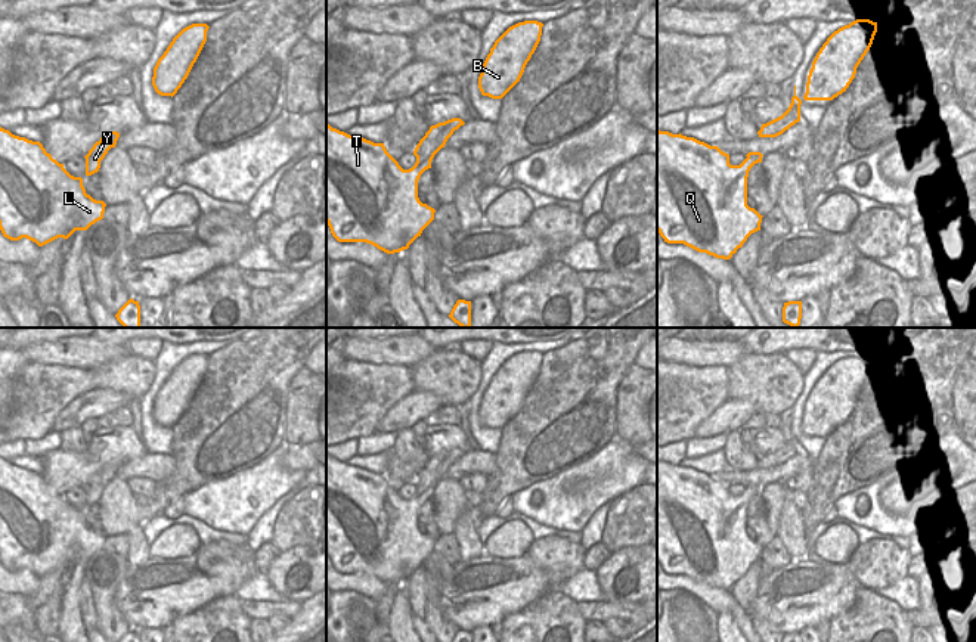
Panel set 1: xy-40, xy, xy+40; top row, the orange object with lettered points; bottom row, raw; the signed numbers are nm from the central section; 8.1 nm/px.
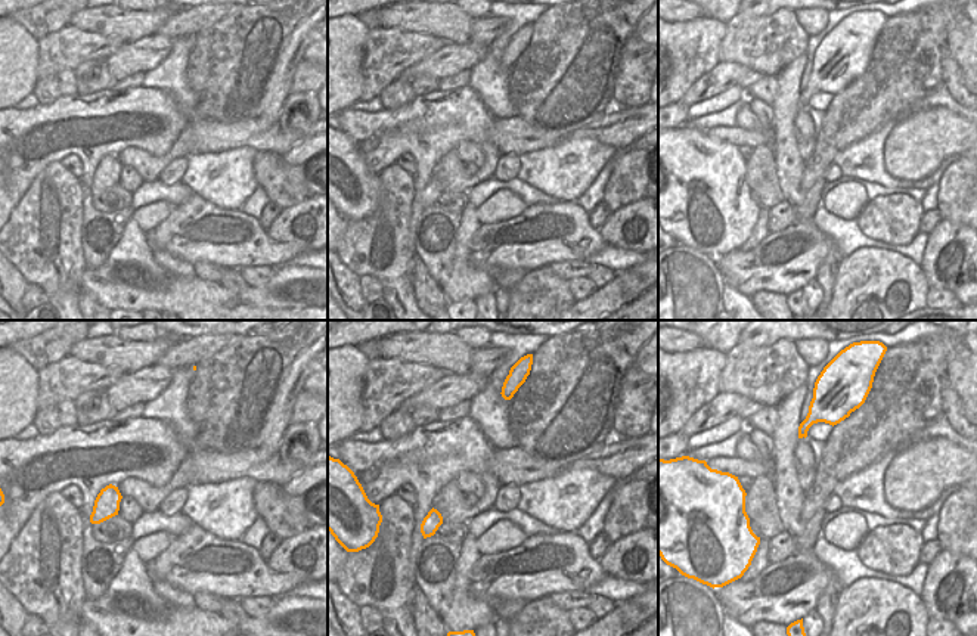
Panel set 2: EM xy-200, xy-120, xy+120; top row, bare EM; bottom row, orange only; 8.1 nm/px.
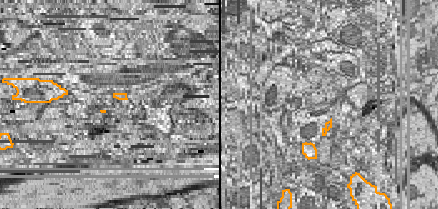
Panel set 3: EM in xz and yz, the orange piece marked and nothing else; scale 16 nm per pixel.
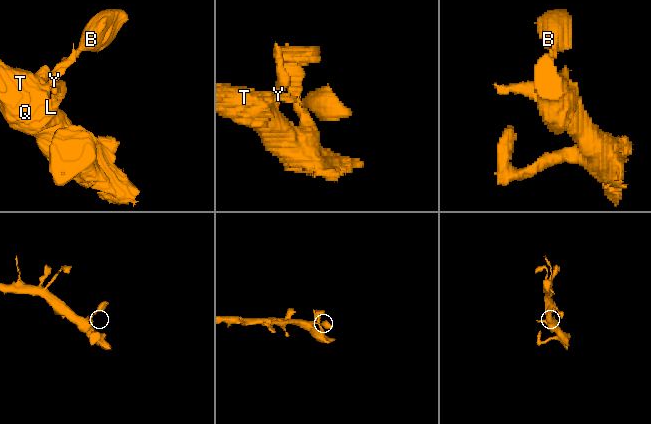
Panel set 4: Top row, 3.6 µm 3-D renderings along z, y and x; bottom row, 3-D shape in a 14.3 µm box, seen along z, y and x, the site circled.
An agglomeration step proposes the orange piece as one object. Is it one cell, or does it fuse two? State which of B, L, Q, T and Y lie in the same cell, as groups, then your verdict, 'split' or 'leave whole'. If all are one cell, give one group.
B L Q T Y; leave whole

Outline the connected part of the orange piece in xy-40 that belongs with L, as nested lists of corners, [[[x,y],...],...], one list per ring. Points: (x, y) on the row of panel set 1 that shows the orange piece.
[[[0,127],[0,230],[4,238],[27,238],[43,246],[75,230],[87,230],[103,218],[106,204],[86,193],[81,177],[71,176],[46,152],[40,142],[12,134]]]

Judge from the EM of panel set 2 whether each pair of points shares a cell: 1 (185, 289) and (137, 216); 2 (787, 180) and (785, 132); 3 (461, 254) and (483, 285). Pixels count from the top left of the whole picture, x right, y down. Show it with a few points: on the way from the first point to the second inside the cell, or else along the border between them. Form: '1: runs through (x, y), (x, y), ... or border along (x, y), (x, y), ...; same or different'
1: border along (130, 217), (146, 233); different
2: runs through (787, 168), (785, 143); same
3: runs through (462, 261), (475, 278); same

